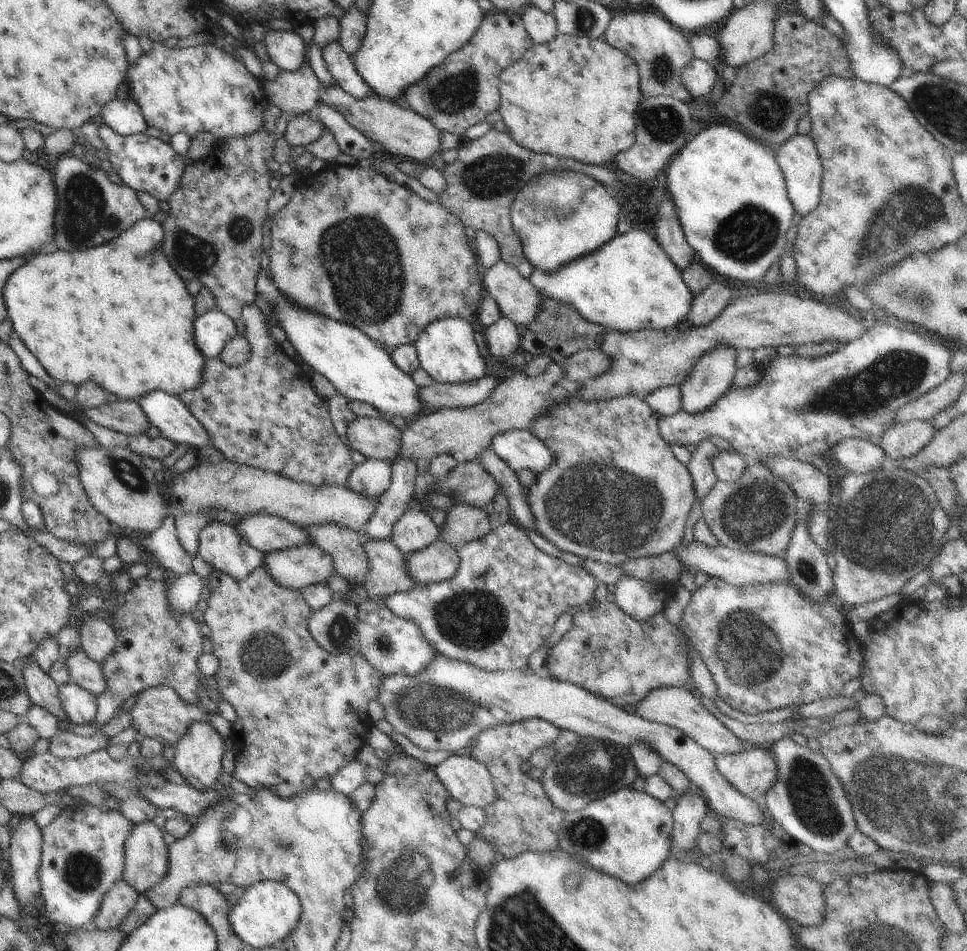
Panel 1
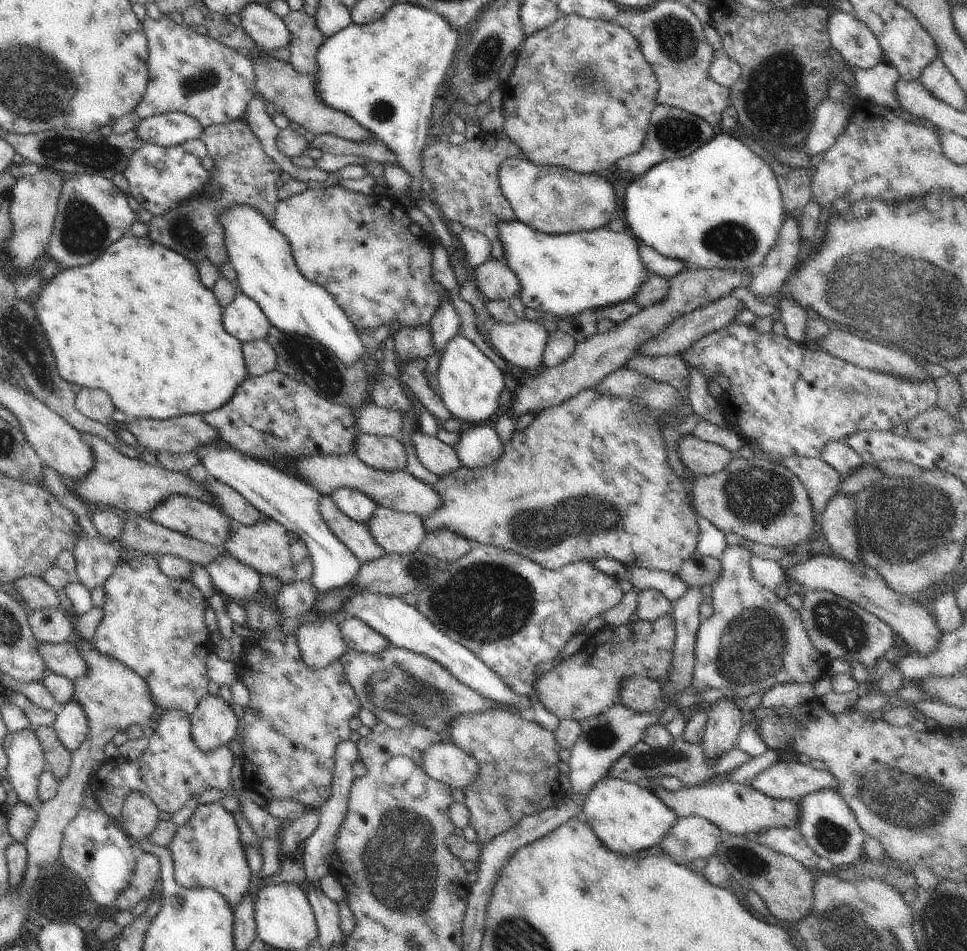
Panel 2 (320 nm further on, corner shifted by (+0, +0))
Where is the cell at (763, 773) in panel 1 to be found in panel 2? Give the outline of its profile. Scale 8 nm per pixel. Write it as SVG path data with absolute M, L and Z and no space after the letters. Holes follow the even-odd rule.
M775 762L750 783L775 799L803 799L824 789L837 790L837 778L828 770L818 770L802 762Z

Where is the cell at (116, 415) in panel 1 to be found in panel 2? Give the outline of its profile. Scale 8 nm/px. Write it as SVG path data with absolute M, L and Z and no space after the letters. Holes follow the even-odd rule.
M200 413L180 415L171 419L128 419L128 429L143 448L170 452L170 454L186 454L194 452L204 445L212 445L220 440L219 432L208 424Z

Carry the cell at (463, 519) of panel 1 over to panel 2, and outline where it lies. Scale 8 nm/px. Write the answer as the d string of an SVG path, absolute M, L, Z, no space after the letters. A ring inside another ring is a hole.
M435 531L428 533L418 550L425 555L433 556L437 560L453 563L470 552L474 544L450 531Z

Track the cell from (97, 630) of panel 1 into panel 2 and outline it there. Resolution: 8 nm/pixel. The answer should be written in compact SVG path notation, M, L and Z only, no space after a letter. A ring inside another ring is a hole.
M23 576L14 582L16 592L25 601L25 605L30 611L43 608L59 607L59 599L56 590L53 589L42 577Z

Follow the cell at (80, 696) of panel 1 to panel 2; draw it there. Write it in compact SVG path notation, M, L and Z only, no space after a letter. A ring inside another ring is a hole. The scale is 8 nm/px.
M74 700L58 708L53 727L60 742L71 752L80 748L89 733L89 720L84 709Z

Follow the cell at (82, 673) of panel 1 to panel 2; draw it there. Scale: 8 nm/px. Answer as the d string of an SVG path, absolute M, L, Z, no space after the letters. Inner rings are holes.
M75 640L59 645L38 642L37 647L48 673L66 676L71 681L87 673L87 664L79 655Z

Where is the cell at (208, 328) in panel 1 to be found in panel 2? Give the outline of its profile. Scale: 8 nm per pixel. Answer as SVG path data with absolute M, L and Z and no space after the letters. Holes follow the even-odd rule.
M238 291L236 298L223 310L223 325L226 332L245 343L264 339L273 324L255 300Z

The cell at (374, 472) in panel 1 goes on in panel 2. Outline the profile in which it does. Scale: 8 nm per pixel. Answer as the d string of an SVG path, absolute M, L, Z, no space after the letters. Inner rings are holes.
M339 488L331 497L348 518L359 523L368 523L378 508L369 496L349 488Z

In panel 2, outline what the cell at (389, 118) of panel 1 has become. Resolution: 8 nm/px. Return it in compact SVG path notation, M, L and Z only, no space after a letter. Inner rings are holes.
M251 43L251 45L258 52L252 54L253 59L250 58L255 72L255 92L259 94L262 100L272 102L275 111L286 116L289 122L296 122L296 124L300 124L301 128L305 128L315 135L332 133L349 141L364 141L368 137L374 138L370 131L358 124L358 121L352 119L350 115L338 112L323 104L314 92L317 83L314 74L308 73L305 75L298 72L289 61L272 58L260 46L256 46L254 43Z

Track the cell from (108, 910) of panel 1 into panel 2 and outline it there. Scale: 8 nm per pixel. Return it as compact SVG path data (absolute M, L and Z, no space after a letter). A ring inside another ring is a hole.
M138 853L135 871L129 887L120 893L114 906L121 911L133 909L159 889L161 860L155 854Z

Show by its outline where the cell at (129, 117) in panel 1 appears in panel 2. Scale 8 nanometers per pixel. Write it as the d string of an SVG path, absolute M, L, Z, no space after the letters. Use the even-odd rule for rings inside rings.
M174 111L137 120L135 130L145 144L175 147L192 139L200 139L204 128L196 117Z

